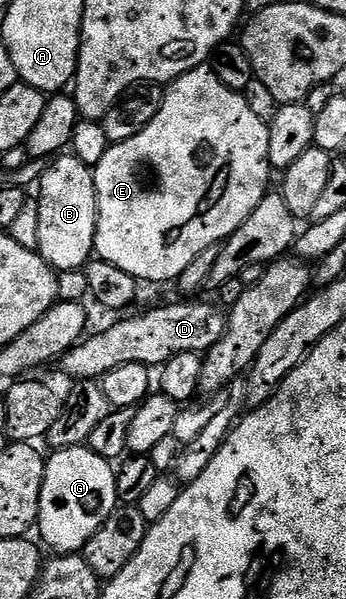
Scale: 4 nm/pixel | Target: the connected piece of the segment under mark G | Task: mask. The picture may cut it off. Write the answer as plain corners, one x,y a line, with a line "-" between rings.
88,445
72,446
66,450
53,450
48,455
45,464
45,479
41,489
39,500
39,512
37,513
36,529
41,529
40,541
53,549
58,555
76,554
84,551
87,540
103,528
103,520
111,516
119,503
117,500
117,470
110,459
99,456
95,451
89,449

